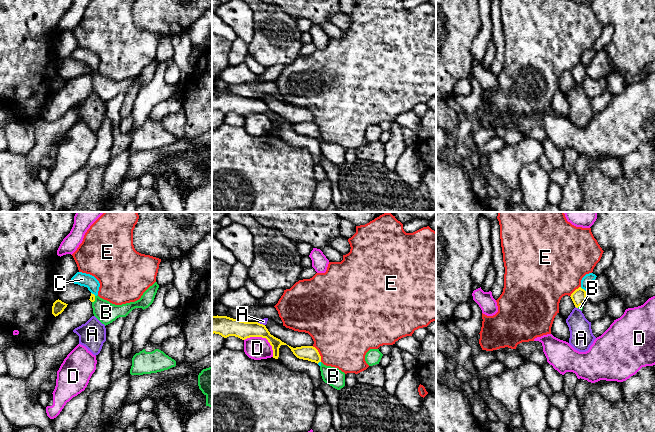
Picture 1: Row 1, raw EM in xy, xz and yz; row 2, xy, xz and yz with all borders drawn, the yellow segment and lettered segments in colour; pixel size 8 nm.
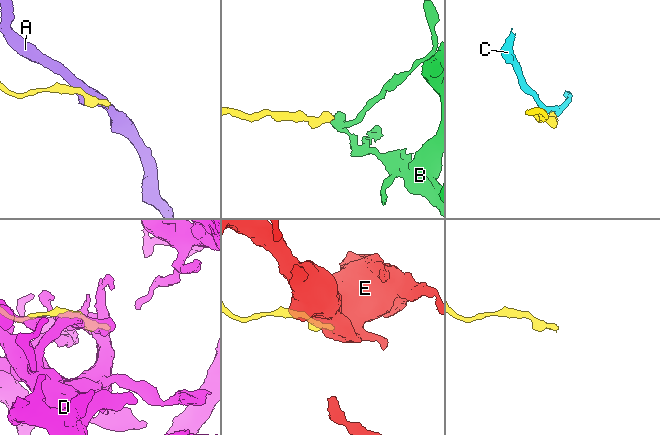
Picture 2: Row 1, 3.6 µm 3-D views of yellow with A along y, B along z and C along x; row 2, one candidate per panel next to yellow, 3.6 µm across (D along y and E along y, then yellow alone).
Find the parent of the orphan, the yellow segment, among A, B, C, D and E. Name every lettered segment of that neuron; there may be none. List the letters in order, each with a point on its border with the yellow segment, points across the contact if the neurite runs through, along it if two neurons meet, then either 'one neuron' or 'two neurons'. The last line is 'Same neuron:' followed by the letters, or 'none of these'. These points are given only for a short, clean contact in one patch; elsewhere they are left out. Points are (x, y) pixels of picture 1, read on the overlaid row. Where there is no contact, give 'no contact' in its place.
A: meets yellow in yz at (576, 307); two neurons
B: meets yellow in xy at (94, 299); runs through xy (92, 298), (94, 299), (106, 312); one neuron
C: meets yellow in yz at (583, 289); border along yz (580, 287), (585, 291); two neurons
D: meets yellow in xz at (264, 337); two neurons
E: meets yellow in xz at (318, 353); border along xz (312, 346), (317, 350), (321, 361); two neurons
Same neuron: B

